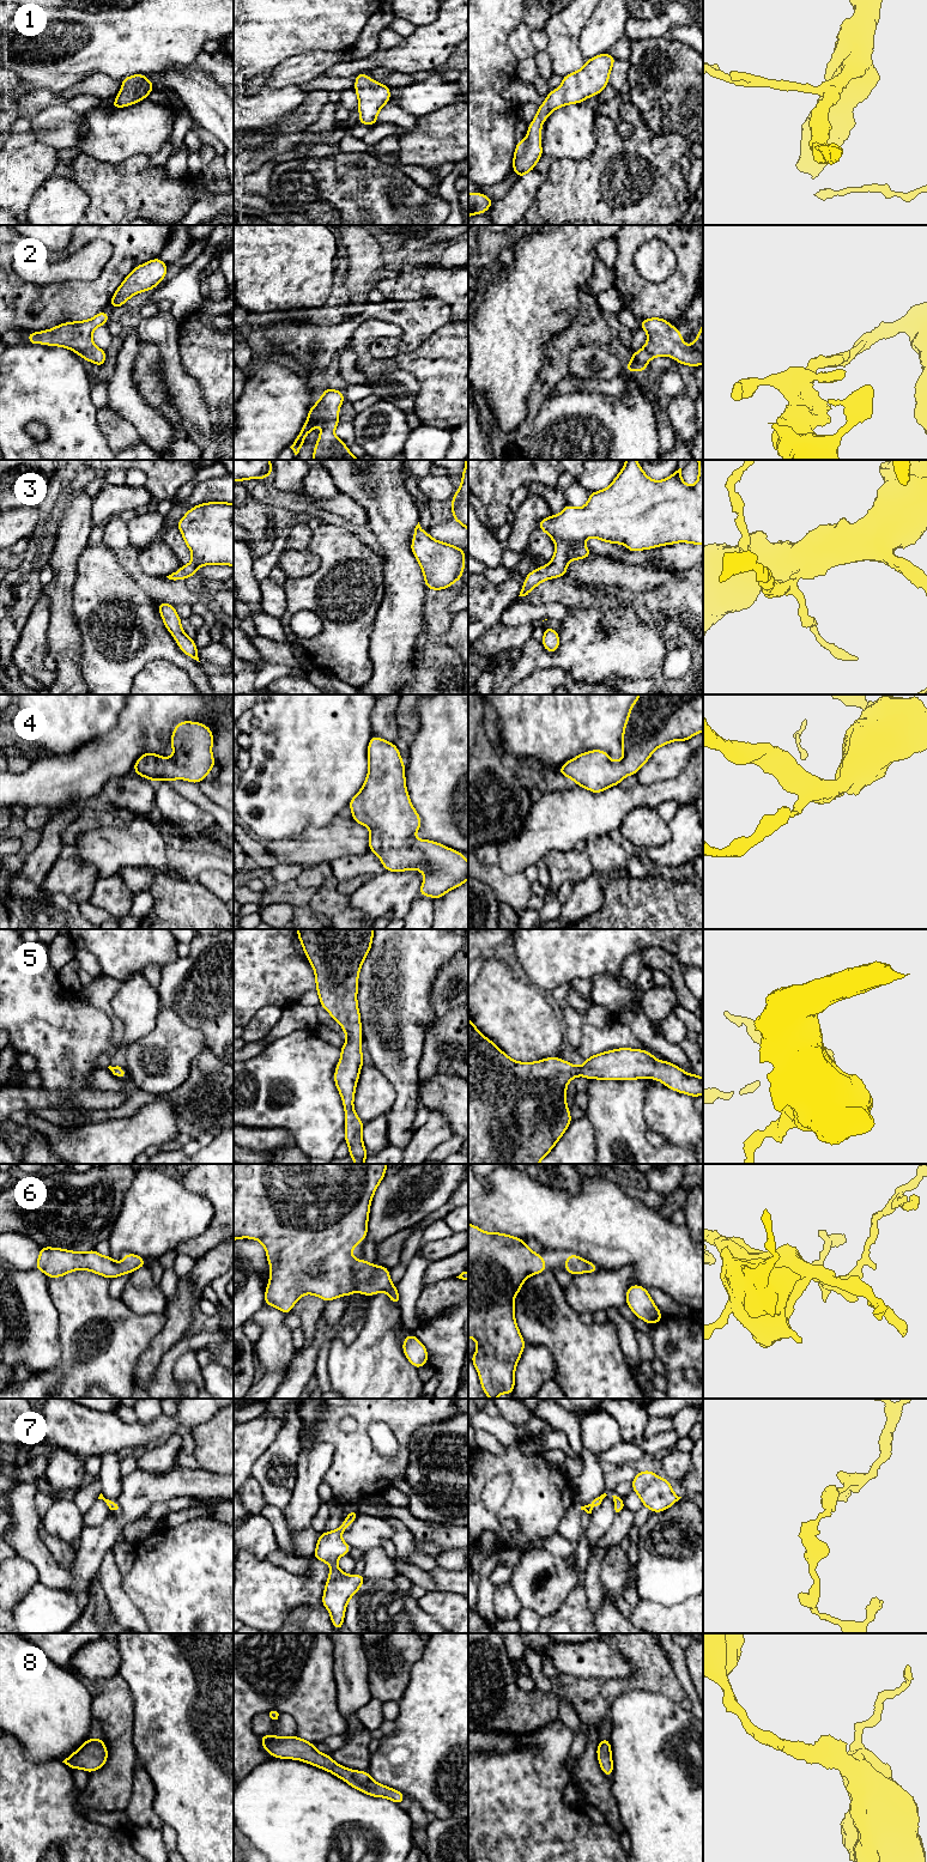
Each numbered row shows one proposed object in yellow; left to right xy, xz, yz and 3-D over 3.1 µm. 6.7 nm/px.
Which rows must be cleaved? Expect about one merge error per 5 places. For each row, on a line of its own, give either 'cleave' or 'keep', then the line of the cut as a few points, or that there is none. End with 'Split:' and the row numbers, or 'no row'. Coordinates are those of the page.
1: keep; no cut
2: keep; no cut
3: keep; no cut
4: keep; no cut
5: keep; no cut
6: keep; no cut
7: keep; no cut
8: keep; no cut
Split: no row

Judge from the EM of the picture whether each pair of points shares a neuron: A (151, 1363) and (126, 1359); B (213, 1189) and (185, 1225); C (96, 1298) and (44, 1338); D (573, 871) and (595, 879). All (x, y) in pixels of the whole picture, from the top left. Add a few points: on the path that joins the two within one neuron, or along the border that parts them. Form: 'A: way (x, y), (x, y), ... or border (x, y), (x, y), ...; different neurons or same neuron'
A: border (153, 1338), (139, 1357), (134, 1369), (135, 1386); different neurons
B: border (182, 1183), (211, 1204), (213, 1218), (208, 1226); different neurons
C: border (52, 1299), (58, 1314), (58, 1339), (62, 1354); different neurons
D: border (594, 871), (574, 884); different neurons

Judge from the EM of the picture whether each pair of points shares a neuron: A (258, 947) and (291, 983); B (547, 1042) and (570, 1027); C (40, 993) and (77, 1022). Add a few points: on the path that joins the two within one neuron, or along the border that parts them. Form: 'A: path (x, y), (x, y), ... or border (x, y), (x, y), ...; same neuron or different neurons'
A: path (264, 956), (283, 975); same neuron
B: border (564, 1031), (565, 1037); different neurons
C: path (49, 1002), (67, 1020); same neuron

